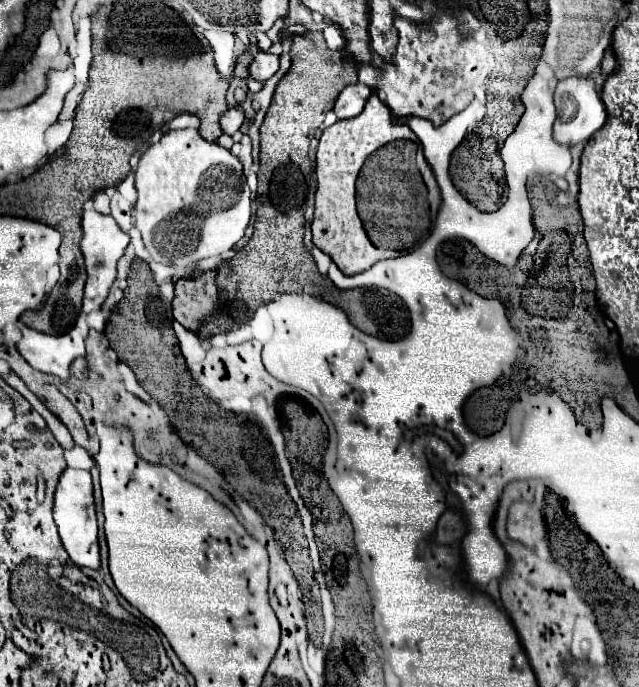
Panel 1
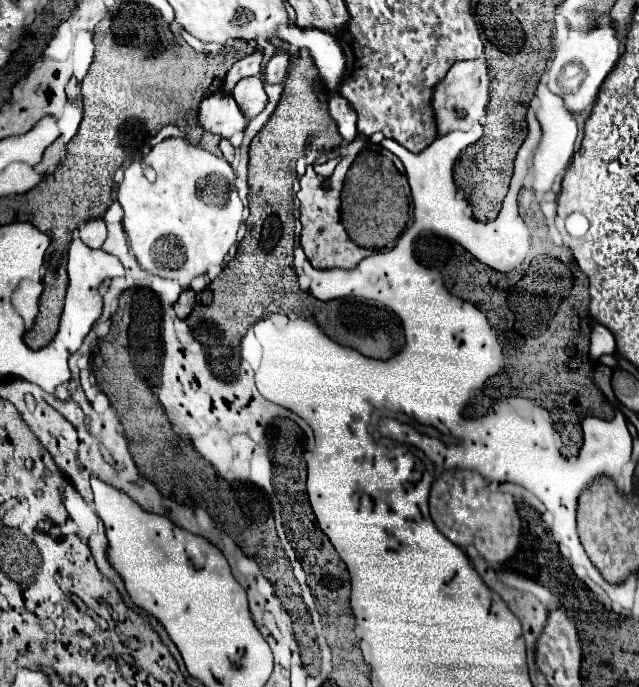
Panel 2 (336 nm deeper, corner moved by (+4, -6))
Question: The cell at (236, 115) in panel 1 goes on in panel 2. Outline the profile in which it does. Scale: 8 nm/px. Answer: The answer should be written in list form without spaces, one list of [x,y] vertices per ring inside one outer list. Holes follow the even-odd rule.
[[[223,90],[201,102],[199,122],[207,132],[219,134],[221,138],[231,138],[235,132],[243,132],[247,128],[247,118],[241,114],[237,102]]]

